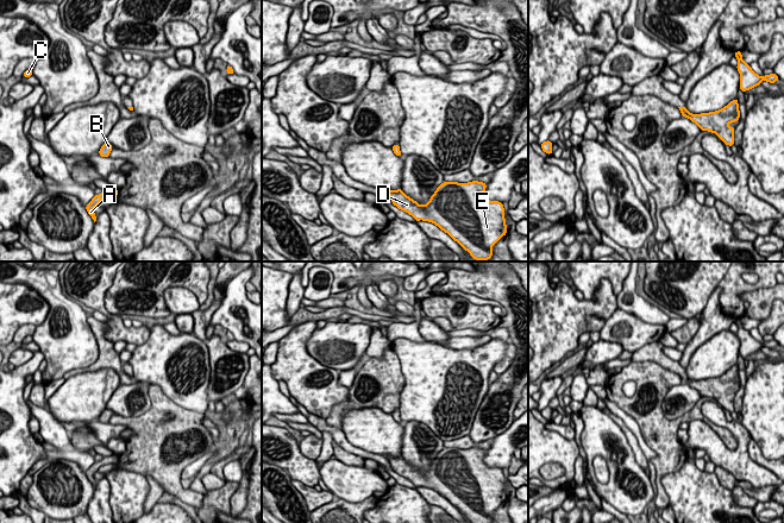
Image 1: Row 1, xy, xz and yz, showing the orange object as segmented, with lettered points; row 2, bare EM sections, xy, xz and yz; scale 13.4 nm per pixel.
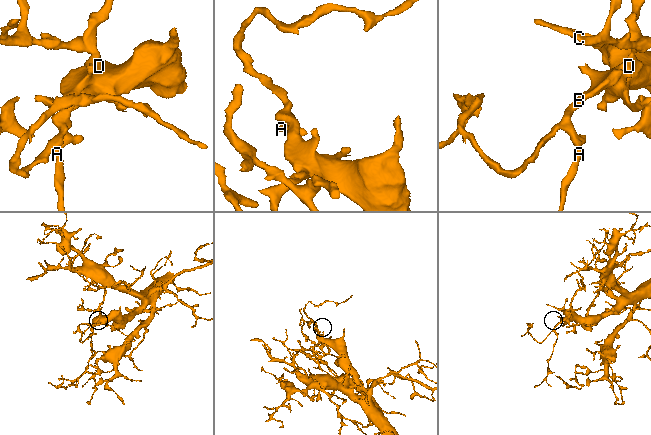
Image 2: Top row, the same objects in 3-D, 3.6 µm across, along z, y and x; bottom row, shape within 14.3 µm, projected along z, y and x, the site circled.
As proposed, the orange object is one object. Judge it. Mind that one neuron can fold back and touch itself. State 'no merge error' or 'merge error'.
no merge error

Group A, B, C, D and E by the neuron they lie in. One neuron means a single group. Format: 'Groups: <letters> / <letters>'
Groups: A B C D E

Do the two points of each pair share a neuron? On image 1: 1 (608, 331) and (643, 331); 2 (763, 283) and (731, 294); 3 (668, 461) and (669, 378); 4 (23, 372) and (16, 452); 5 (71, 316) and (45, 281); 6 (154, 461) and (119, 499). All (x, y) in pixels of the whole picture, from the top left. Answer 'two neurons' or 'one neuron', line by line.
1: one neuron
2: one neuron
3: one neuron
4: one neuron
5: one neuron
6: two neurons

